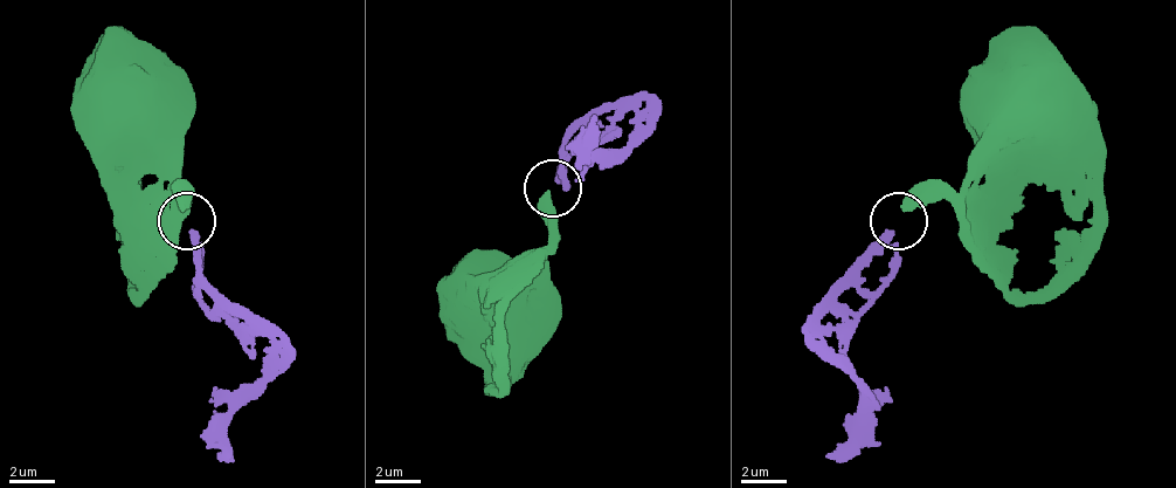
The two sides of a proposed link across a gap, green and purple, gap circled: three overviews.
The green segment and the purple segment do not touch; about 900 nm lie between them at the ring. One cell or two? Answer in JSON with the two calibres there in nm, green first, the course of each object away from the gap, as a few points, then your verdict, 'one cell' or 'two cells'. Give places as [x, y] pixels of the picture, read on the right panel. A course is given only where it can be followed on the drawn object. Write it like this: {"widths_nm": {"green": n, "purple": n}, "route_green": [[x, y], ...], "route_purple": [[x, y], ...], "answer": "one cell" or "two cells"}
{"widths_nm": {"green": 360, "purple": 240}, "route_green": [[901, 212], [953, 201], [1000, 172], [1033, 137], [1039, 125], [1022, 115]], "route_purple": [[896, 229], [827, 304], [827, 339], [860, 391], [860, 420], [827, 454]], "answer": "one cell"}

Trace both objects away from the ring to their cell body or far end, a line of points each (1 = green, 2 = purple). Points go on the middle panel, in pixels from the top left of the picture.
1: (550, 191), (550, 242), (475, 323), (475, 329), (481, 311)
2: (555, 185), (561, 145), (590, 116), (636, 116), (636, 133), (618, 150), (596, 150), (596, 116)

